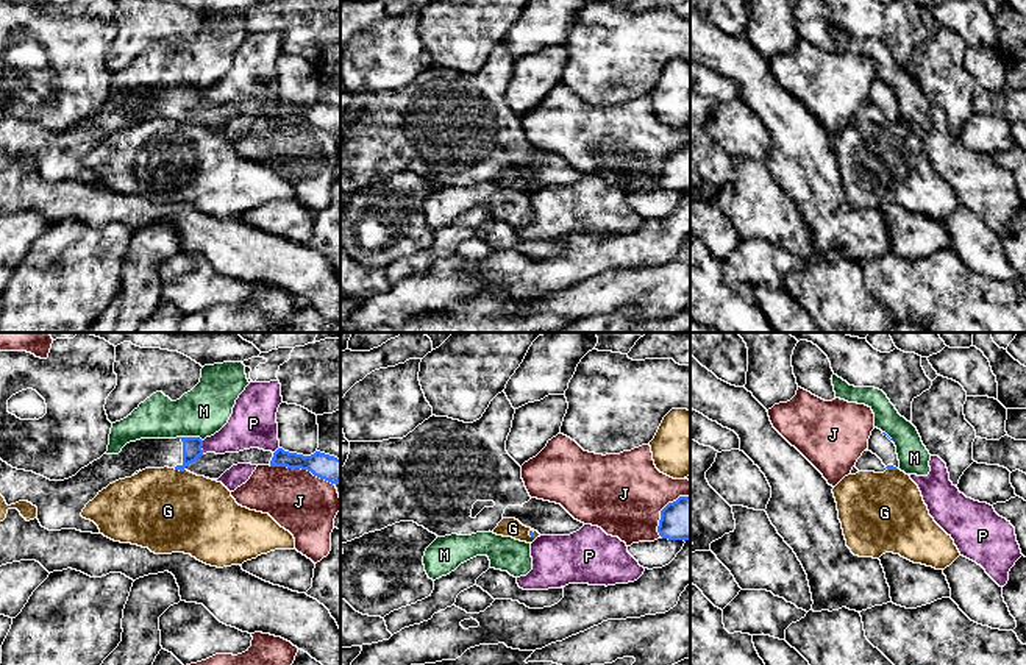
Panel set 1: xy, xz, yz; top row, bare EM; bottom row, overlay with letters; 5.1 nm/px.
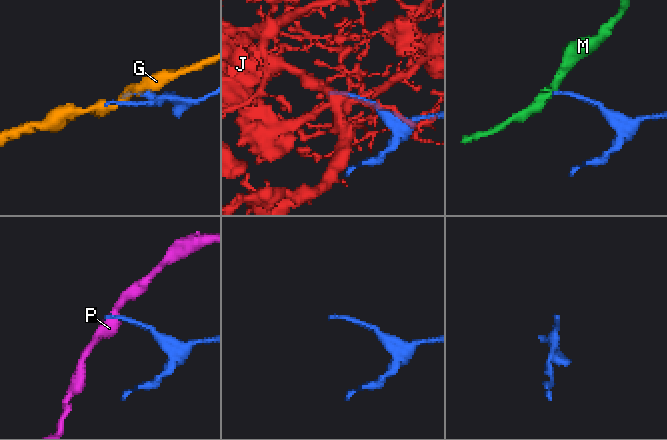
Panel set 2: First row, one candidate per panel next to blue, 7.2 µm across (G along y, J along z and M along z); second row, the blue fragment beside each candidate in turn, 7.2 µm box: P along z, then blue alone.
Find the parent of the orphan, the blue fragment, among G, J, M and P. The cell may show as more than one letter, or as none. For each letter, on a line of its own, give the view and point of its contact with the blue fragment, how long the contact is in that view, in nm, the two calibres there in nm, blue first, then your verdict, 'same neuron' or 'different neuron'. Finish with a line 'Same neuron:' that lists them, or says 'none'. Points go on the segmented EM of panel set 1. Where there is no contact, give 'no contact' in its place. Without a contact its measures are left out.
G: xy (178, 469) | 60 nm | 100/440 nm | different neuron
J: xy (302, 469) | 340 nm | 130/320 nm | different neuron
M: xy (189, 437) | 140 nm | 100/260 nm | different neuron
P: xy (202, 445) | 70 nm | 100/220 nm | different neuron
Same neuron: none

